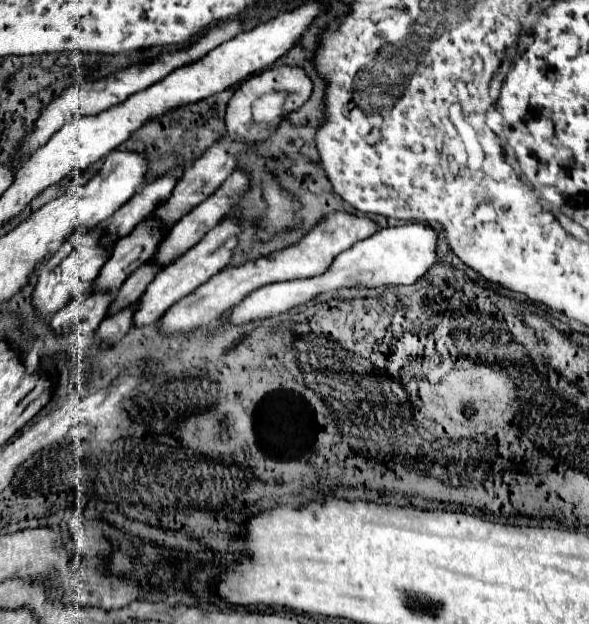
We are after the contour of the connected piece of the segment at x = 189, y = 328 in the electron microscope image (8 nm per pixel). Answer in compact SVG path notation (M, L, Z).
M329 212L299 242L289 244L287 248L271 252L267 256L261 256L253 262L245 262L241 266L229 266L223 272L215 274L209 282L199 286L193 294L181 298L161 318L161 332L163 334L175 334L175 332L193 334L197 328L209 326L219 314L223 314L227 308L233 308L247 294L251 294L253 290L257 290L265 284L273 284L273 282L281 282L281 280L321 276L329 270L329 266L333 264L333 260L341 252L349 250L355 242L369 238L377 230L379 230L377 222L373 222L367 216L347 214L347 212Z

